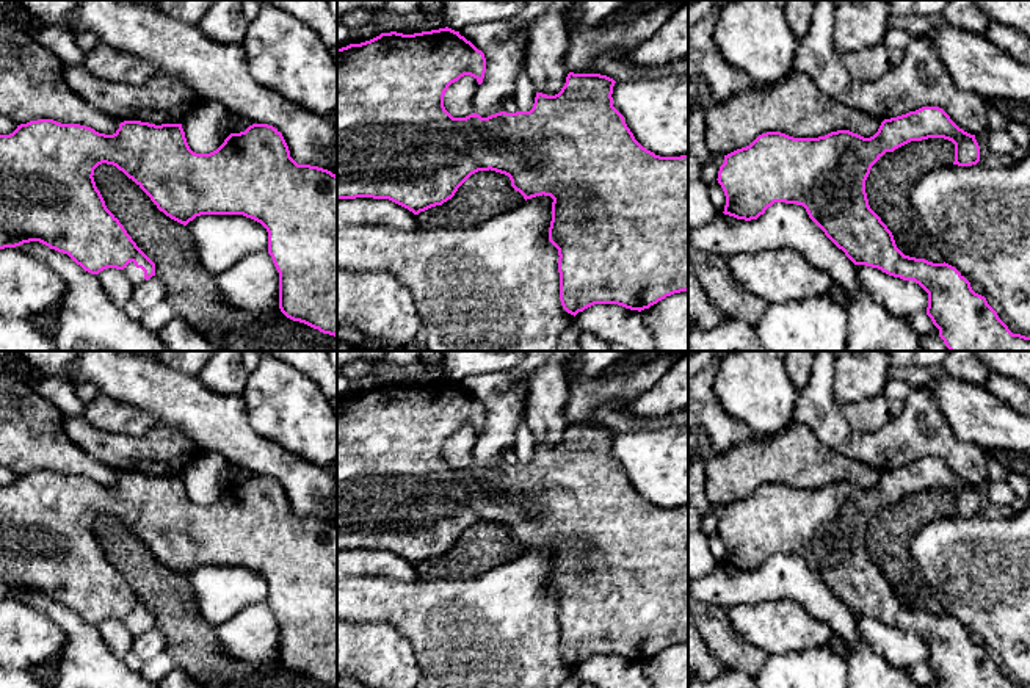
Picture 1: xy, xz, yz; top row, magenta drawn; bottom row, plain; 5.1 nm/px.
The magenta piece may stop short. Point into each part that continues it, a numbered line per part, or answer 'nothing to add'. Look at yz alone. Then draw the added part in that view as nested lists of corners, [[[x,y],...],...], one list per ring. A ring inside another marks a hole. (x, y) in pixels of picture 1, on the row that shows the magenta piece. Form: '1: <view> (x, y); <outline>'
nothing to add

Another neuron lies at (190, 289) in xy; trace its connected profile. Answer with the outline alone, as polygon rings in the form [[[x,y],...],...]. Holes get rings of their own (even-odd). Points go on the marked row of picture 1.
[[[102,163],[92,177],[107,208],[155,263],[155,276],[165,284],[165,298],[172,306],[174,315],[209,339],[216,351],[337,351],[337,337],[293,321],[281,310],[254,315],[229,306],[218,293],[216,276],[199,265],[187,226],[160,212],[140,185],[116,166]]]

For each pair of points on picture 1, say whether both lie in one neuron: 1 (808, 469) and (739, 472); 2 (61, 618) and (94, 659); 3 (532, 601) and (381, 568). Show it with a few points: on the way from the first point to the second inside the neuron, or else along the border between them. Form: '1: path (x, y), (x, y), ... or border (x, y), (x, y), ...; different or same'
1: path (790, 469), (756, 469); same
2: path (71, 627), (80, 637), (85, 649); same
3: border (381, 575), (405, 582), (419, 579); different

